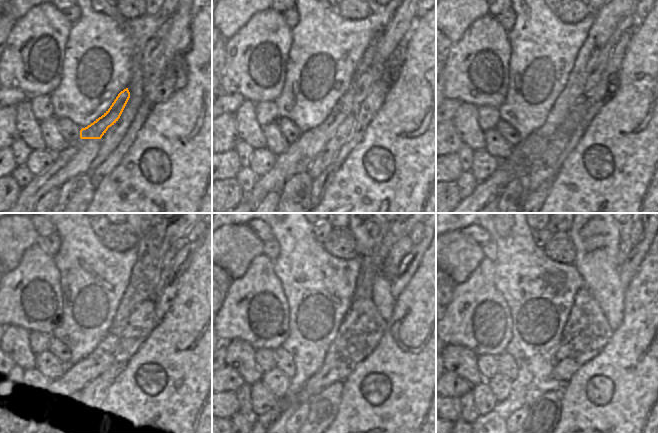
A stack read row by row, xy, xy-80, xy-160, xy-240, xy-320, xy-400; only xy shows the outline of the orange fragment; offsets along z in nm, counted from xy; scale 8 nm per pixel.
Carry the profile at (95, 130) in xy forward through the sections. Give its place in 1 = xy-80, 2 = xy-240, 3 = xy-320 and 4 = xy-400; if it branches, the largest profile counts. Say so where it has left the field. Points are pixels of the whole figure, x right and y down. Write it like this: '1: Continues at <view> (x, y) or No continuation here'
1: Continues at xy-80 (361, 85)
2: Continues at xy-240 (169, 256)
3: Continues at xy-320 (402, 246)
4: Continues at xy-400 (626, 246).

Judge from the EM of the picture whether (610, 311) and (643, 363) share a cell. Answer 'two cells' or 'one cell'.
two cells

